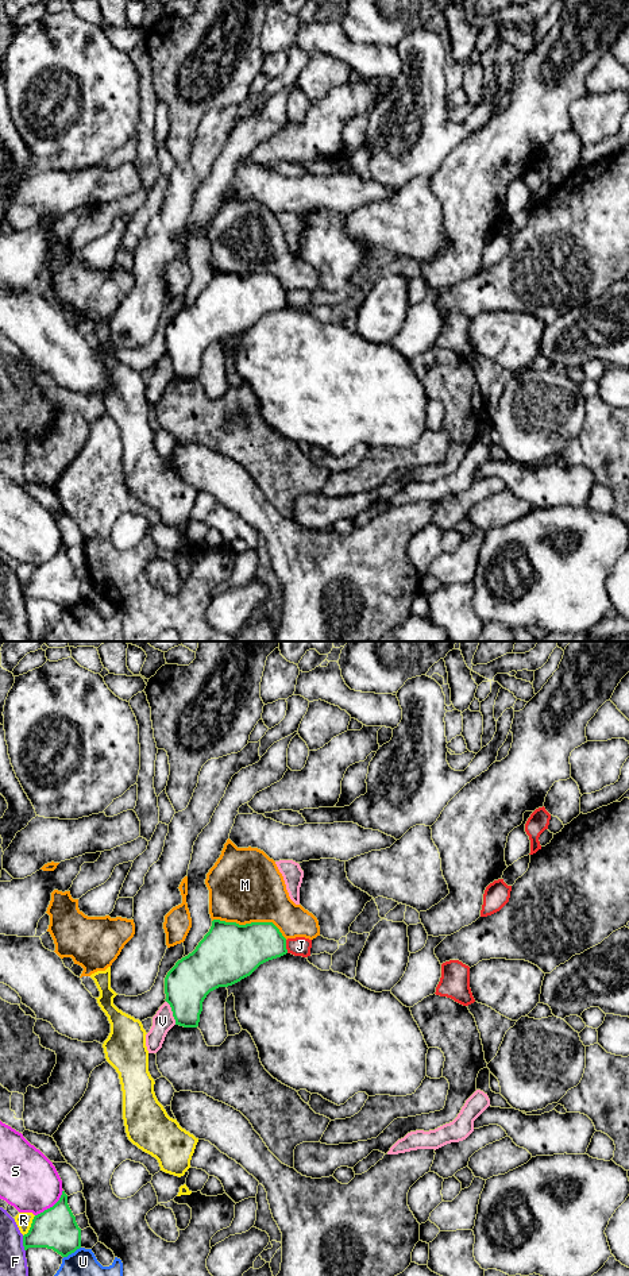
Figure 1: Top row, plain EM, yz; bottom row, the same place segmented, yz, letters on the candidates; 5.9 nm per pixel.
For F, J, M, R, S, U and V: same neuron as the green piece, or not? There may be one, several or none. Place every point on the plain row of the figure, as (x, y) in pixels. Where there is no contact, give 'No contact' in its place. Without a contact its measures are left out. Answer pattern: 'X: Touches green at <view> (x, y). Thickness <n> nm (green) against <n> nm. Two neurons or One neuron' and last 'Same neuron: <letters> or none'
F: Touches green at yz (23, 596). Thickness 240 nm (green) against 180 nm. Two neurons
J: Touches green at yz (285, 299). Thickness 280 nm (green) against 110 nm. Two neurons
M: Touches green at yz (250, 276). Thickness 360 nm (green) against 440 nm. Two neurons
R: Touches green at yz (31, 578). Thickness 240 nm (green) against 100 nm. Two neurons
S: Touches green at yz (53, 558). Thickness 240 nm (green) against 340 nm. Two neurons
U: Touches green at yz (72, 604). Thickness 240 nm (green) against 360 nm. Two neurons
V: Touches green at yz (173, 365). Thickness 280 nm (green) against 120 nm. Two neurons
Same neuron: none

